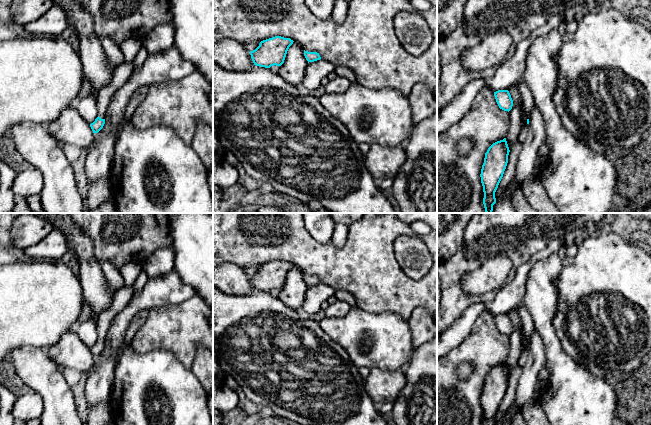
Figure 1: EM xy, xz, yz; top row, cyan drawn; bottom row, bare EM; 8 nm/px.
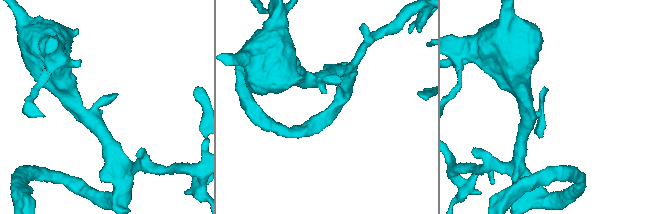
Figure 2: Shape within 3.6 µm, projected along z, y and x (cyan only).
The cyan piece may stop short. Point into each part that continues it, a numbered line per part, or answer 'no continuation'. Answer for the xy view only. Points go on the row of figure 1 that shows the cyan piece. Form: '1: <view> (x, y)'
1: xy (122, 72)

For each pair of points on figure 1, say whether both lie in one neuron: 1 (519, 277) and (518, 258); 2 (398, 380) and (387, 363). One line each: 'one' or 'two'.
1: two
2: two

